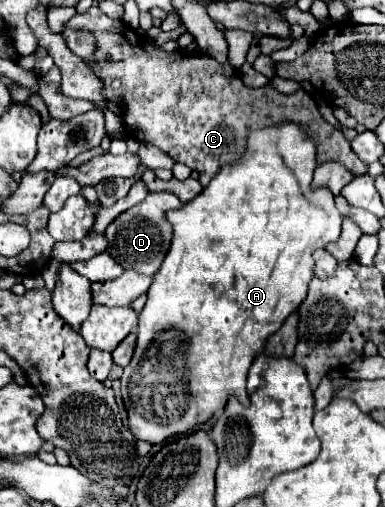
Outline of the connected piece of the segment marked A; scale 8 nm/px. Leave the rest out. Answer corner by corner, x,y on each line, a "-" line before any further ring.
282,124
282,128
266,128
250,134
248,140
250,148
242,160
230,168
222,168
218,176
188,204
184,204
178,210
168,212
168,220
174,228
172,244
168,250
168,256
164,258
160,270
156,272
156,278
152,286
148,288
148,302
144,310
140,312
140,322
138,322
138,342
134,356
130,364
124,368
124,374
120,376
120,388
122,388
122,400
126,406
128,414
128,424
138,440
146,440
150,444
160,444
170,436
186,434
208,422
216,410
222,410
228,400
234,396
238,398
240,404
248,406
248,394
246,394
246,374
258,354
264,352
268,336
272,336
284,320
302,304
306,298
306,288
308,282
314,278
314,260
312,252
318,248
324,248
326,242
334,242
340,236
340,224
342,216
334,204
334,194
328,188
312,188
312,174
316,164
316,148
314,142
300,132
296,124

